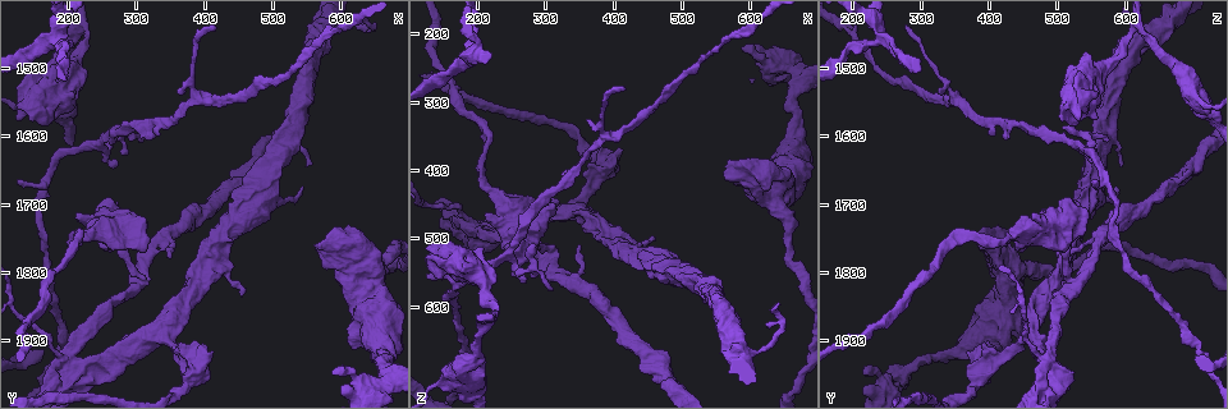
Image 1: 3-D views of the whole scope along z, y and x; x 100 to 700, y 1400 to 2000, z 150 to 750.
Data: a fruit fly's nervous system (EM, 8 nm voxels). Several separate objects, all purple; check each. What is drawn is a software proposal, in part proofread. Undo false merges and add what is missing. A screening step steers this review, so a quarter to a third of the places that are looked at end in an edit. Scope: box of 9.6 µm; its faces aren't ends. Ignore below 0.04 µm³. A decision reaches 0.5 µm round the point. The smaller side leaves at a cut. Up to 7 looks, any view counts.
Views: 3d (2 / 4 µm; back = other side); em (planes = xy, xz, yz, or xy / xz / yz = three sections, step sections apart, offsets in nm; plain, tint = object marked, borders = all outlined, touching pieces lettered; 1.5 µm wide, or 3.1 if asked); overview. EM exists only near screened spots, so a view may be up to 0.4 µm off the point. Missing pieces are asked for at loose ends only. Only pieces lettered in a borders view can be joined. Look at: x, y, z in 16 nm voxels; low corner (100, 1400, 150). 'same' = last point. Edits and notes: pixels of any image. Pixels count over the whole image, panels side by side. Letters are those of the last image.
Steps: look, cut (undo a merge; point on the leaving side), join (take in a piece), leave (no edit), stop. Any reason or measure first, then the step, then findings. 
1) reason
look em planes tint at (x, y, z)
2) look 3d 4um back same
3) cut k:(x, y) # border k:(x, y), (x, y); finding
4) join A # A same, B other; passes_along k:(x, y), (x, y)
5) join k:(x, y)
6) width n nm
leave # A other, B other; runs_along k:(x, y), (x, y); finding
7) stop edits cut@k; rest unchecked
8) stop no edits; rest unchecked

calibre changes
look em planes tint at (205, 1925, 495)

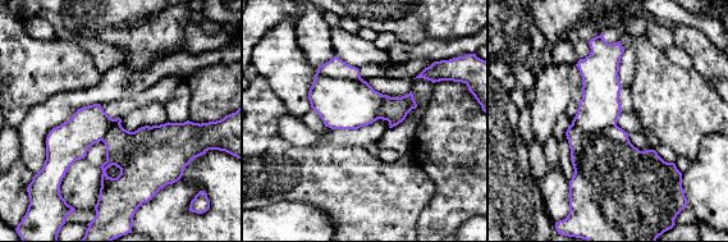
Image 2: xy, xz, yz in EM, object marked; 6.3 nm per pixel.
see the neighbours
look em planes borders same

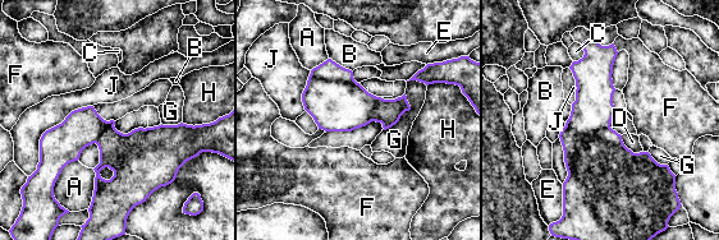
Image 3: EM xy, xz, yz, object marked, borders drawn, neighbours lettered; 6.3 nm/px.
cut 3:(335, 106) # A other, B other, C other, D other, E other, F other, G other, H other, J other; border 3:(311, 72), (319, 77), (356, 83); a second neuron is stuck on

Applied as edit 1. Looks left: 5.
look overview

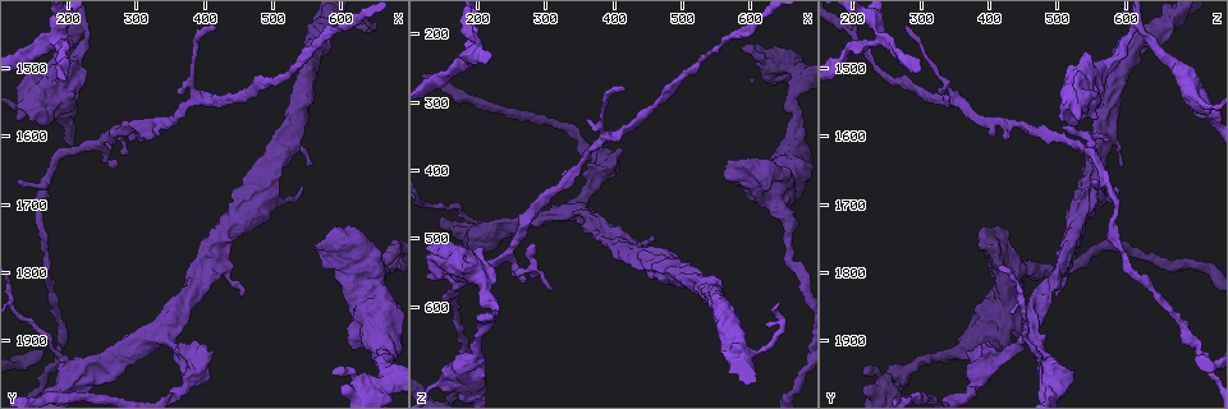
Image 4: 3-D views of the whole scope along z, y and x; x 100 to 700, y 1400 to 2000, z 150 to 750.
tapers out
look em planes tint at (285, 1590, 505)

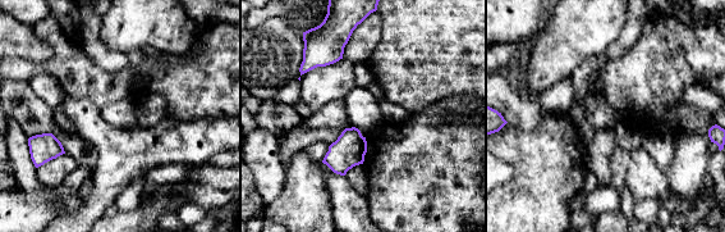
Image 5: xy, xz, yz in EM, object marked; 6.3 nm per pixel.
look em planes borders same

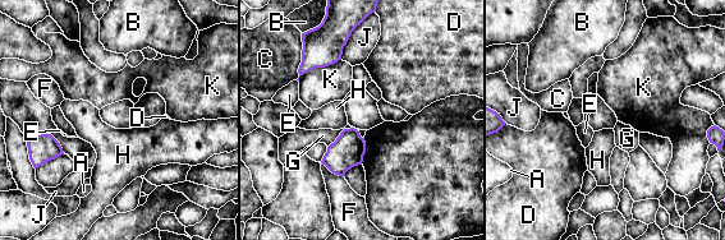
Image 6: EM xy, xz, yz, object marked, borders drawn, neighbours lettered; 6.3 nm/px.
leave # A other, B other, C other, D other, E other, F other, G other, H other, J other, K other; border 6:(363, 137), (345, 128), (327, 147); none of them fits

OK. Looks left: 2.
an open end
look em planes borders at (590, 1950, 225)

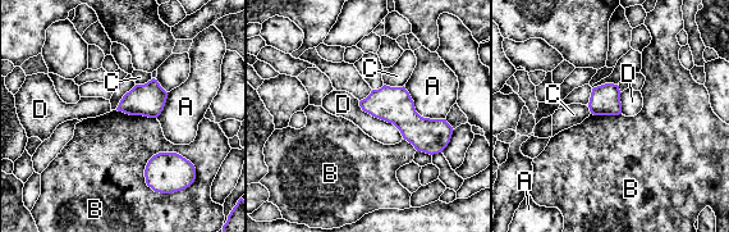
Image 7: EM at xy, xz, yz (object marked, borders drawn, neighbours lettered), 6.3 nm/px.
longest_contact D 360 nm
leave # A other, B other, C other, D other; border 7:(193, 164), (156, 153), (145, 182); no lettered piece goes on from it

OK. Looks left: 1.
stop edits cut@3; rest unchecked

